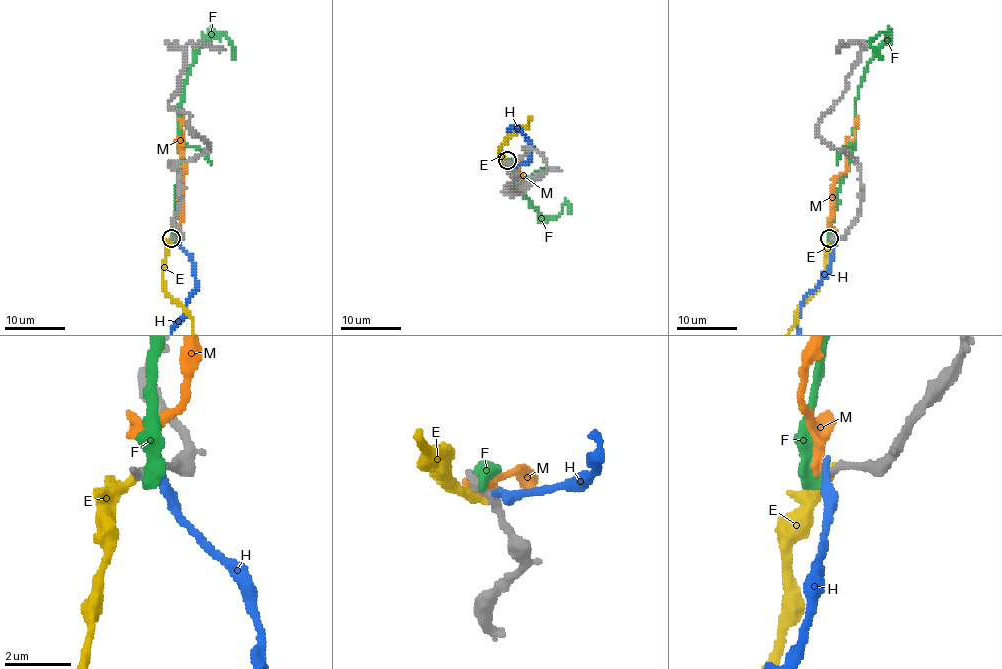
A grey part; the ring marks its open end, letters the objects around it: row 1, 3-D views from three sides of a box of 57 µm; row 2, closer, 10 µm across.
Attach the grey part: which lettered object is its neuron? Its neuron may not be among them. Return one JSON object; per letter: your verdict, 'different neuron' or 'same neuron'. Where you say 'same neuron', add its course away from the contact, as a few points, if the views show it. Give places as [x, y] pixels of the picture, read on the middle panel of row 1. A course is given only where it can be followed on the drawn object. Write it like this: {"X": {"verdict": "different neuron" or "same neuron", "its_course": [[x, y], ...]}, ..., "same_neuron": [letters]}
{"E": {"verdict": "different neuron"}, "F": {"verdict": "different neuron"}, "H": {"verdict": "different neuron"}, "M": {"verdict": "different neuron"}, "same_neuron": []}

